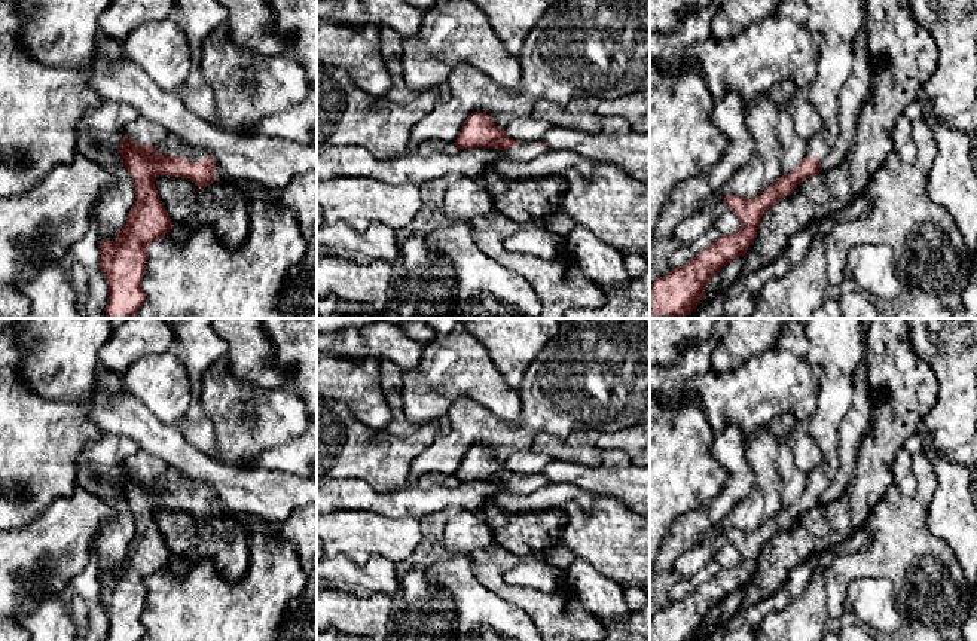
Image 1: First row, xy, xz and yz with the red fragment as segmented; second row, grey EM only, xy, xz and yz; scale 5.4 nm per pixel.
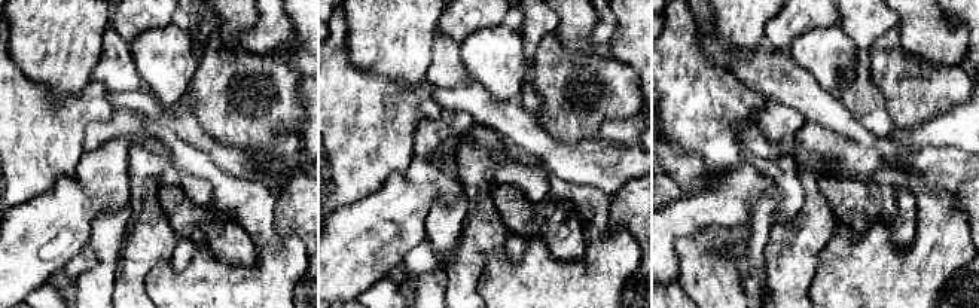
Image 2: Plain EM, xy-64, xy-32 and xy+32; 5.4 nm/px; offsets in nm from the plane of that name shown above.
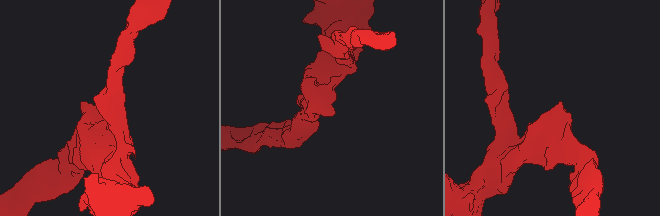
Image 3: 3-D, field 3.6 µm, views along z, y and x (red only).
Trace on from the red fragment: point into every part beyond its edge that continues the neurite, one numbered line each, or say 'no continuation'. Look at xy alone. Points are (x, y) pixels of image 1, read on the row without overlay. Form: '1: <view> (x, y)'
1: xy (143, 464)

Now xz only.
1: xz (525, 484)

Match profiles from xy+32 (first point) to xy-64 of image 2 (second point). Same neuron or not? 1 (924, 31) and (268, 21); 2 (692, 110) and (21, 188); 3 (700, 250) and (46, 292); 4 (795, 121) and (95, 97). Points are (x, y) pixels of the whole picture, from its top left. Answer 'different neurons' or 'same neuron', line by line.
1: different neurons
2: same neuron
3: same neuron
4: different neurons

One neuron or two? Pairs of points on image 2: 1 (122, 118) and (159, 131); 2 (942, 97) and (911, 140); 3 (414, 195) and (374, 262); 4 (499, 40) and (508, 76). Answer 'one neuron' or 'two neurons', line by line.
1: two neurons
2: two neurons
3: one neuron
4: one neuron

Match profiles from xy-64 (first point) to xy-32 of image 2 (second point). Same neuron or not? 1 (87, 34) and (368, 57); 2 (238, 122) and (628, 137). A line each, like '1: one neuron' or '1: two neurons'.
1: one neuron
2: two neurons

